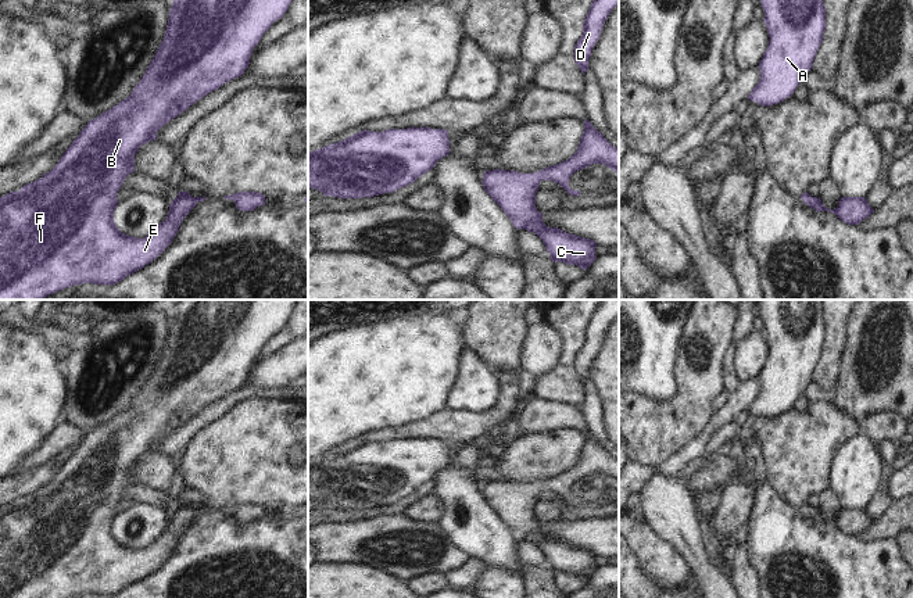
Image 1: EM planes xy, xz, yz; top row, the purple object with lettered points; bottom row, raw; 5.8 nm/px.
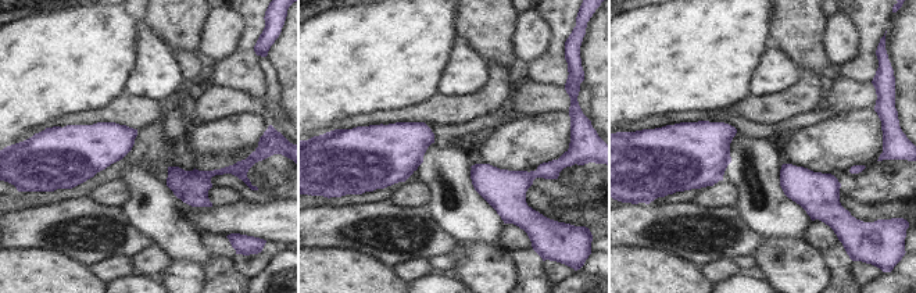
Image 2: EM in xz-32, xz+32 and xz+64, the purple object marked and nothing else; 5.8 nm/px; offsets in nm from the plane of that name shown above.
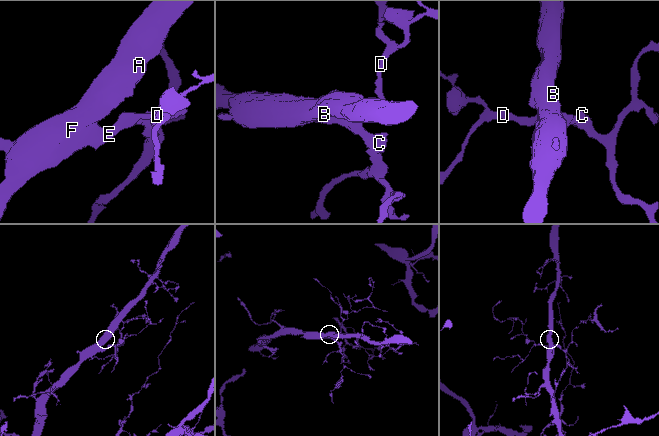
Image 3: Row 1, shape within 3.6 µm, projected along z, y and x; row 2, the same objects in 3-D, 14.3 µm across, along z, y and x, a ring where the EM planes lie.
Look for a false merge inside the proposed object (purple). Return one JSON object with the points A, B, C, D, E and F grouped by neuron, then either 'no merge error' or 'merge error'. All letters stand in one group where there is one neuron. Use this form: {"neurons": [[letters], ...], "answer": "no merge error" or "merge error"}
{"neurons": [["A", "B", "C", "D", "E", "F"]], "answer": "no merge error"}

